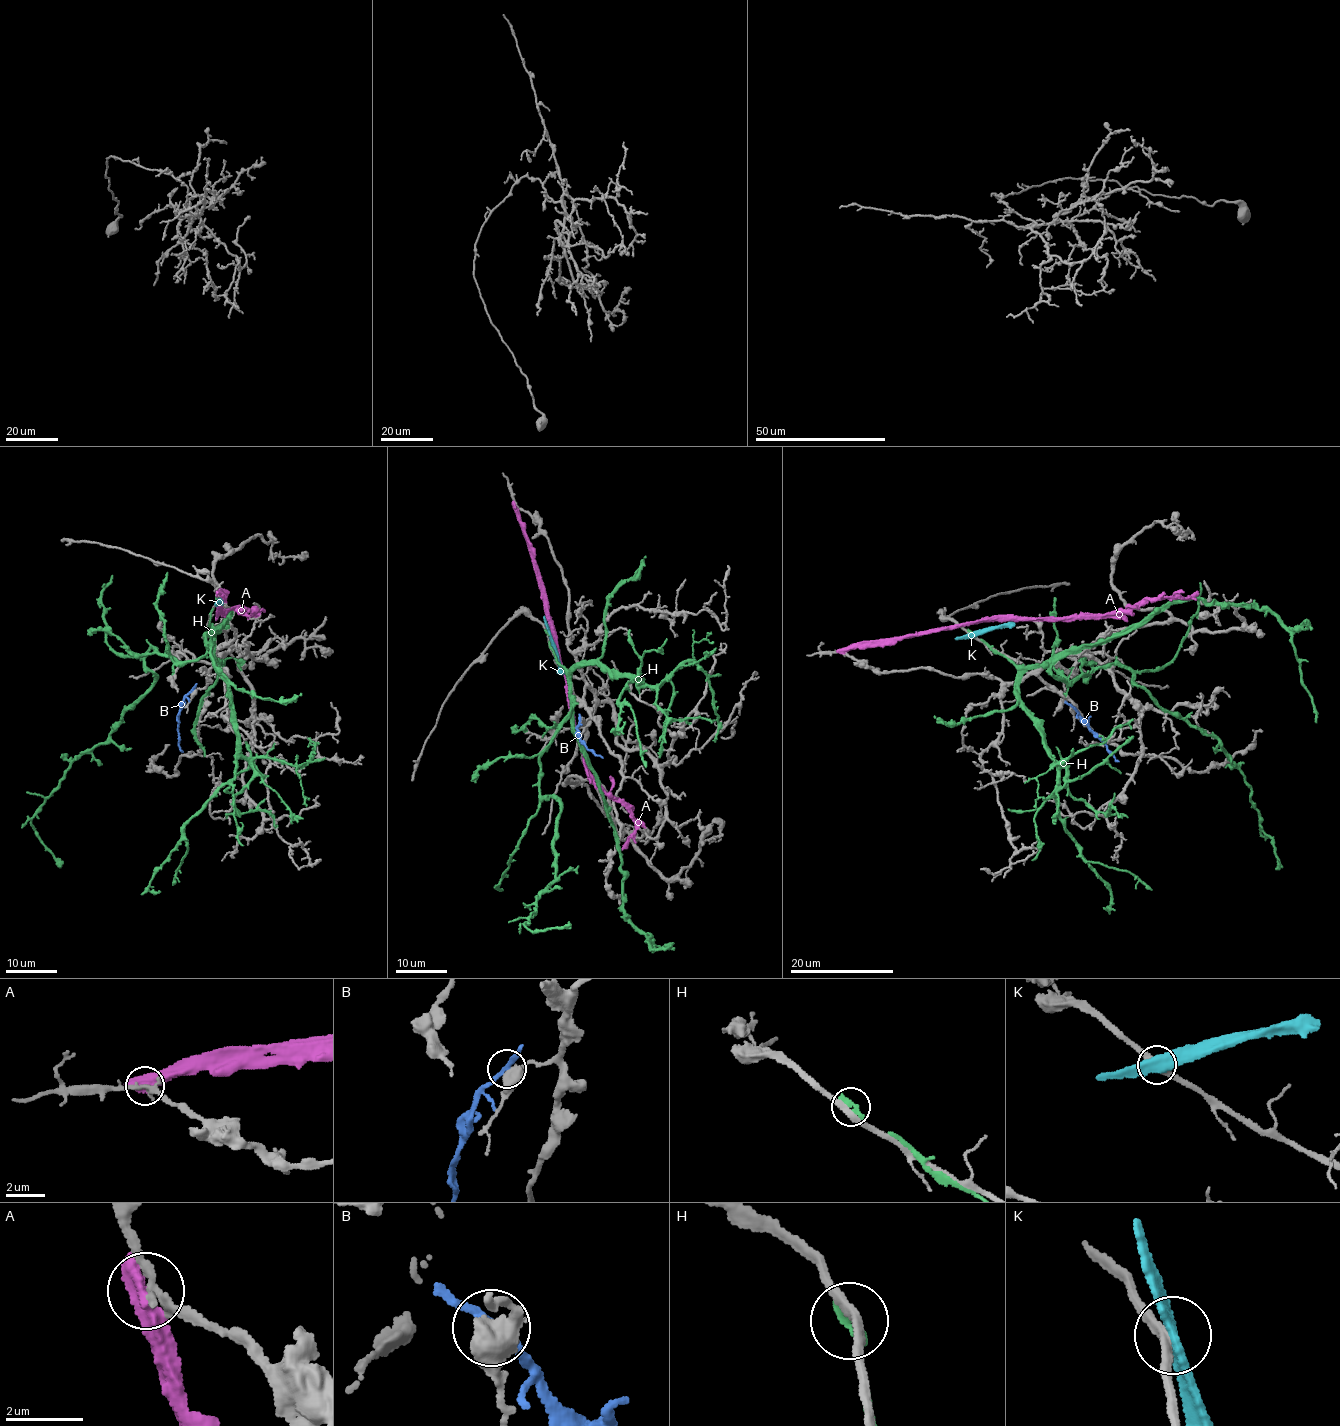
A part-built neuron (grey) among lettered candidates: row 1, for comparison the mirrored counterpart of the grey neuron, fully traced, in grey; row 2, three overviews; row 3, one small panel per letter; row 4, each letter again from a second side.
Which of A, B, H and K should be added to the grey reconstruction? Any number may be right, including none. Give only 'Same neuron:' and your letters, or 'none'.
Same neuron: none

